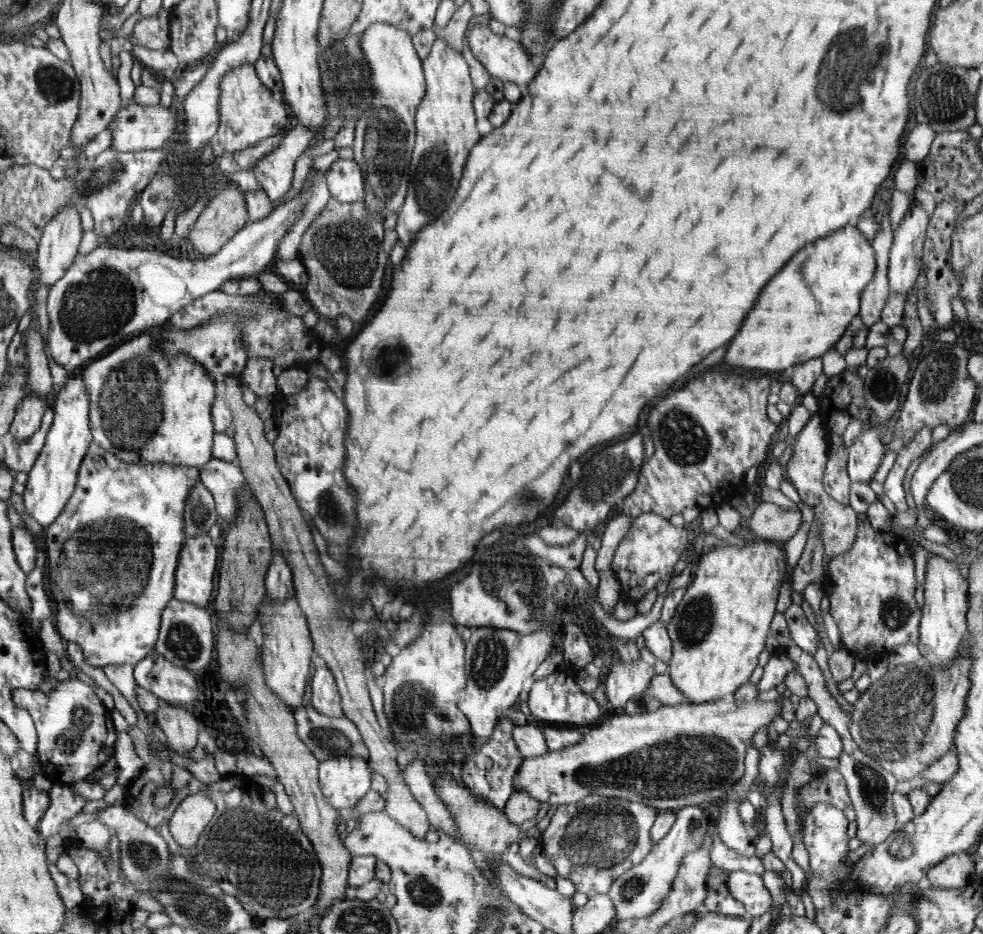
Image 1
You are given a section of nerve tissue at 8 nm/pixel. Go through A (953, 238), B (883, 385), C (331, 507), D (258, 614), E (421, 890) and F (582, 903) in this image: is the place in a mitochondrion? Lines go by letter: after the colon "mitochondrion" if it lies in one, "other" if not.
A: other
B: mitochondrion
C: mitochondrion
D: other
E: mitochondrion
F: other

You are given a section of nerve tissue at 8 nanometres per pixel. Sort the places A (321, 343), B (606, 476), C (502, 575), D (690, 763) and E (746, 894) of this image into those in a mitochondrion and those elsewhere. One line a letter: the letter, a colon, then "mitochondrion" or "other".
A: other
B: mitochondrion
C: mitochondrion
D: mitochondrion
E: other

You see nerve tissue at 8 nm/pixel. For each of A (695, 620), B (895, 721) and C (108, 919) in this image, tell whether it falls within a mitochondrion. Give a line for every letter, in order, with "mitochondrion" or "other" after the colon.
A: mitochondrion
B: mitochondrion
C: other

